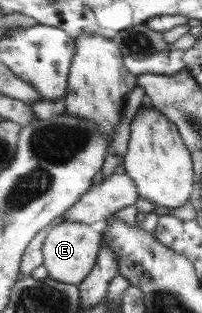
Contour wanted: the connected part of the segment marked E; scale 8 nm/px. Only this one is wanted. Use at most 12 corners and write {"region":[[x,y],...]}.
{"region":[[105,220],[52,224],[48,277],[81,284],[95,266]]}

